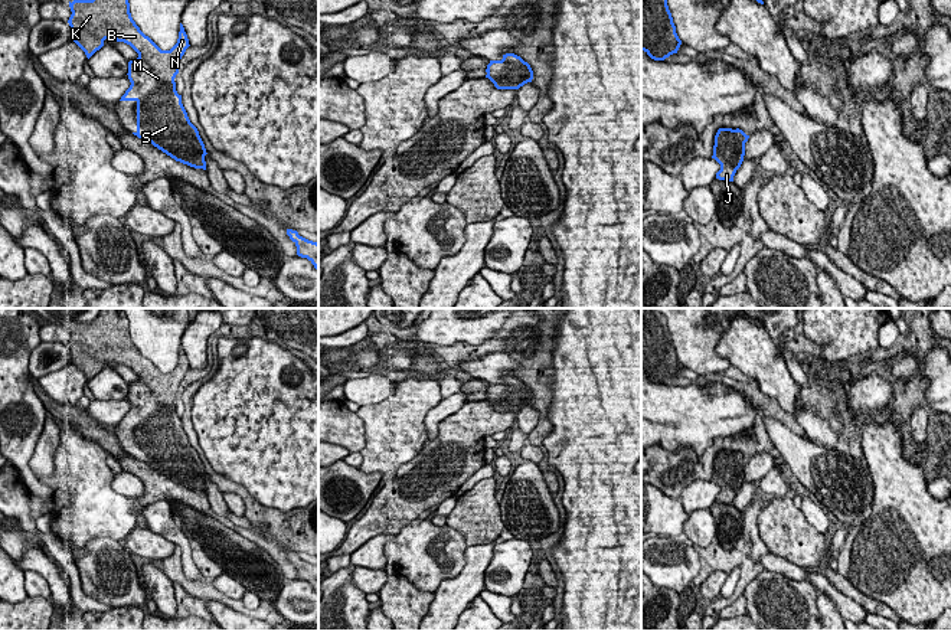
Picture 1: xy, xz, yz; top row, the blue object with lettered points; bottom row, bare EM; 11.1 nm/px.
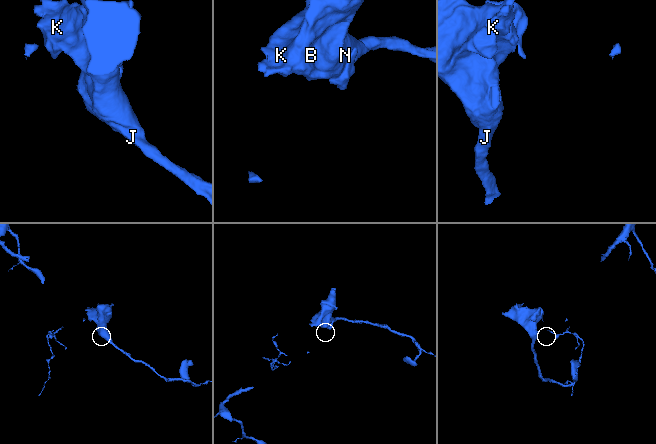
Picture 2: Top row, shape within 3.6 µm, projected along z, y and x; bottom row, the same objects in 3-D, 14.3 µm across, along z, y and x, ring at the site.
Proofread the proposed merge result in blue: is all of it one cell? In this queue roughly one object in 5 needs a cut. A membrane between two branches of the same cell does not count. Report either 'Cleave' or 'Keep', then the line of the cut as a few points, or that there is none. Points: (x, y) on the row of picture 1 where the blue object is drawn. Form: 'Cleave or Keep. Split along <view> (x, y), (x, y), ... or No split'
Keep. No split

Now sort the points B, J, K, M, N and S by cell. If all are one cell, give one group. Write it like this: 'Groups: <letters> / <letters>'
Groups: B J K M N S

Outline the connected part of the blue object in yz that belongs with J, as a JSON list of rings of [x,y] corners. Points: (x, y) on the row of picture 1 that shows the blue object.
[[[719,128],[715,135],[713,156],[720,170],[716,173],[716,179],[725,182],[733,182],[736,170],[741,167],[745,156],[745,143],[749,135],[736,128]]]

